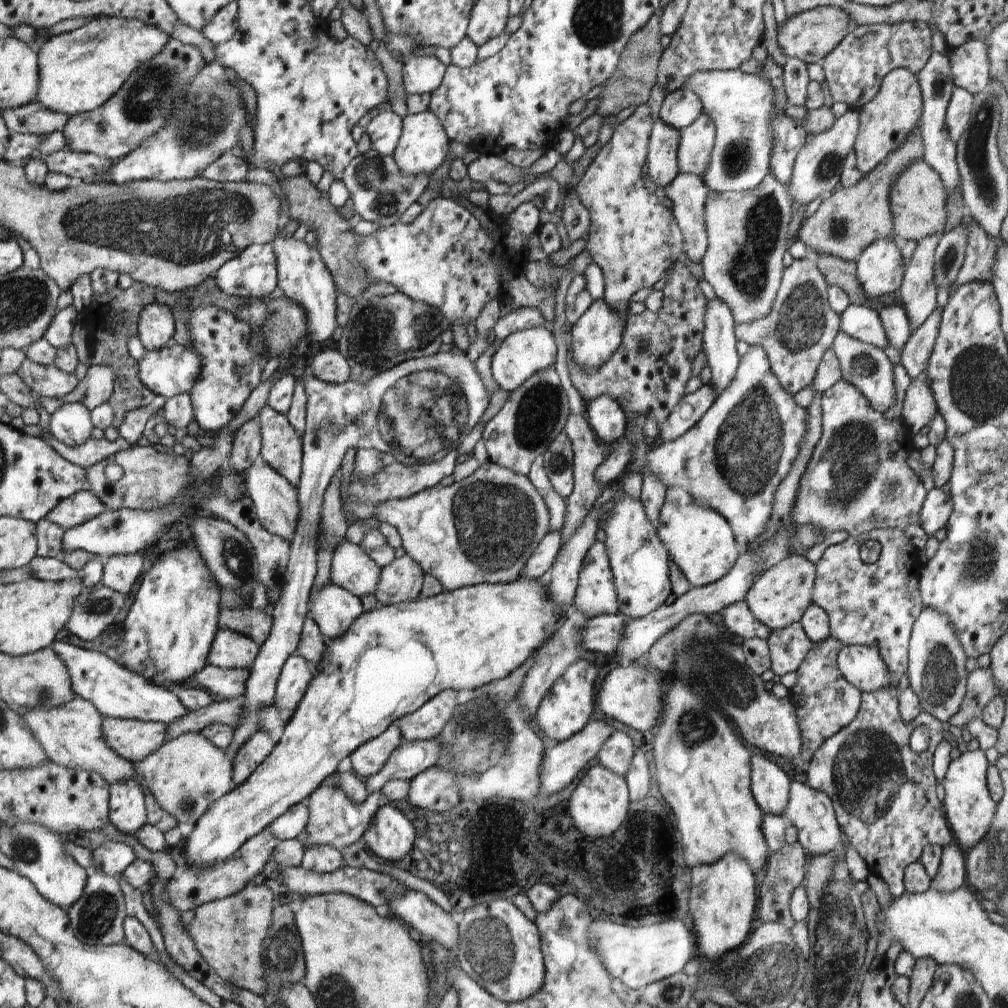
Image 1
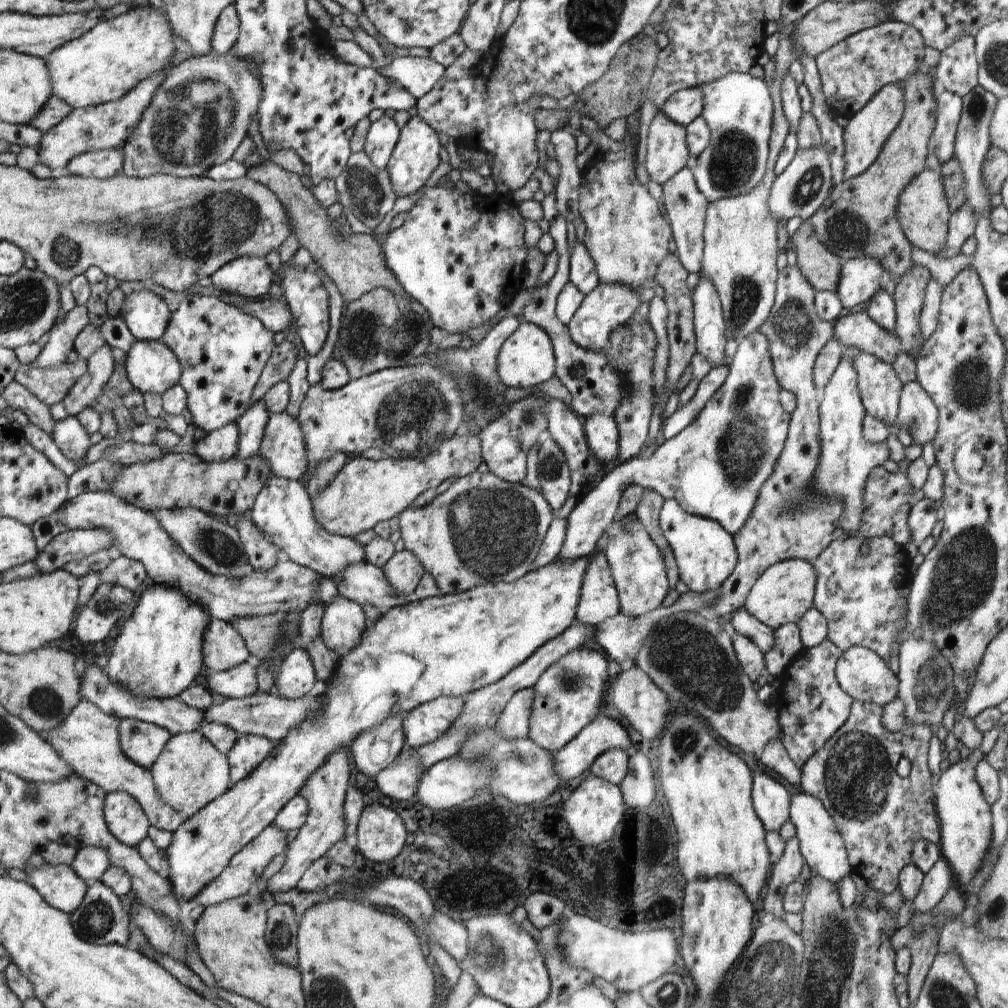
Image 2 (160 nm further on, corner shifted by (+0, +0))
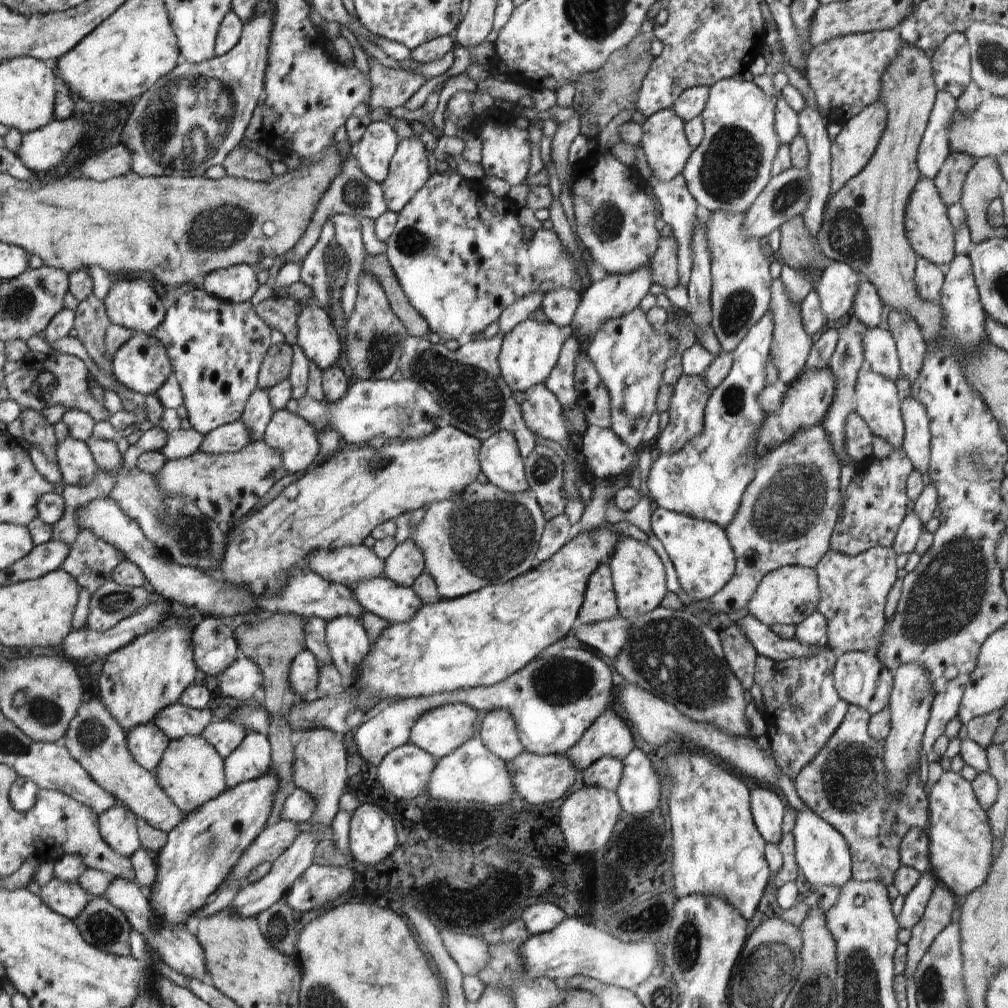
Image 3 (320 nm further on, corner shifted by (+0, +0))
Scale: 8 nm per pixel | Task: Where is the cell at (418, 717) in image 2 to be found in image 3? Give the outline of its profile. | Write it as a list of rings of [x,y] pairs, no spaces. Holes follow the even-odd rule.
[[[446,704],[446,706],[434,708],[434,710],[428,710],[422,716],[418,716],[414,726],[410,728],[409,743],[432,754],[436,760],[451,755],[452,752],[463,747],[468,740],[476,736],[474,728],[477,715],[475,709],[466,704]]]

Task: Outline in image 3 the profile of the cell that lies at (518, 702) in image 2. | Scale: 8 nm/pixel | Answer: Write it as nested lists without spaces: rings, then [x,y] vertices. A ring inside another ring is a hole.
[[[496,708],[487,714],[478,737],[488,746],[488,750],[505,762],[525,751],[518,738],[516,722],[504,708]]]

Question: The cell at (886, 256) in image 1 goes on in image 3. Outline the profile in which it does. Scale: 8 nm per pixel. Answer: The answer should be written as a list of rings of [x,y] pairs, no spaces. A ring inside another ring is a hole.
[[[831,261],[830,266],[818,276],[814,290],[826,321],[836,321],[853,308],[859,276],[841,261]]]

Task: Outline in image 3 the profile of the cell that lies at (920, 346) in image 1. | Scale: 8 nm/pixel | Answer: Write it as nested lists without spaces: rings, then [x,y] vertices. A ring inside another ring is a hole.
[[[918,257],[915,265],[914,283],[917,294],[927,302],[938,302],[943,288],[944,269]]]

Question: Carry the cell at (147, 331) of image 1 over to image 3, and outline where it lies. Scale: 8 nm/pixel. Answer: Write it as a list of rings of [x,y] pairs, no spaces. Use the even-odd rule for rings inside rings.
[[[120,278],[113,282],[110,292],[102,300],[106,306],[106,315],[113,324],[134,330],[134,333],[153,334],[164,321],[164,306],[152,286],[140,278]]]

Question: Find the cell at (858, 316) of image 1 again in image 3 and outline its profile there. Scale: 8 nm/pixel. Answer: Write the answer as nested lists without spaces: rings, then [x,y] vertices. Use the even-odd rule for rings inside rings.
[[[879,327],[868,329],[863,337],[863,356],[870,369],[894,382],[901,376],[898,354],[893,337]]]

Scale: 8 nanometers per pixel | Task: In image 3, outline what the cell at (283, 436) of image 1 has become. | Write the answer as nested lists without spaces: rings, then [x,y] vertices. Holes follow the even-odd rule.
[[[285,409],[276,411],[265,429],[263,441],[278,449],[288,473],[305,471],[319,454],[317,426]]]

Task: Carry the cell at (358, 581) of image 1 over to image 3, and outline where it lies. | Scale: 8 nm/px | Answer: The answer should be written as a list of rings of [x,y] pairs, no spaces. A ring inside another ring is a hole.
[[[386,576],[363,581],[352,592],[366,612],[389,624],[412,621],[424,606],[411,587],[395,584]]]

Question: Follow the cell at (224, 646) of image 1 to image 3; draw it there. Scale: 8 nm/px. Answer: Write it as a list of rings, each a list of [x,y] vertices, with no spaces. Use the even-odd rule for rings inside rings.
[[[206,616],[196,625],[192,646],[200,671],[212,676],[223,674],[241,655],[233,627],[226,626],[213,616]]]

